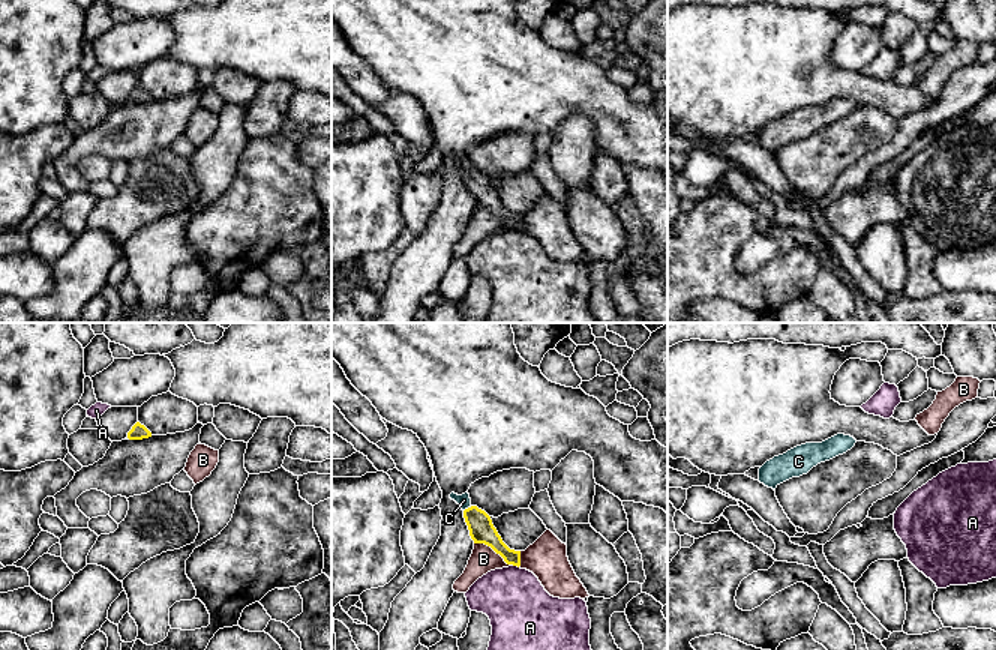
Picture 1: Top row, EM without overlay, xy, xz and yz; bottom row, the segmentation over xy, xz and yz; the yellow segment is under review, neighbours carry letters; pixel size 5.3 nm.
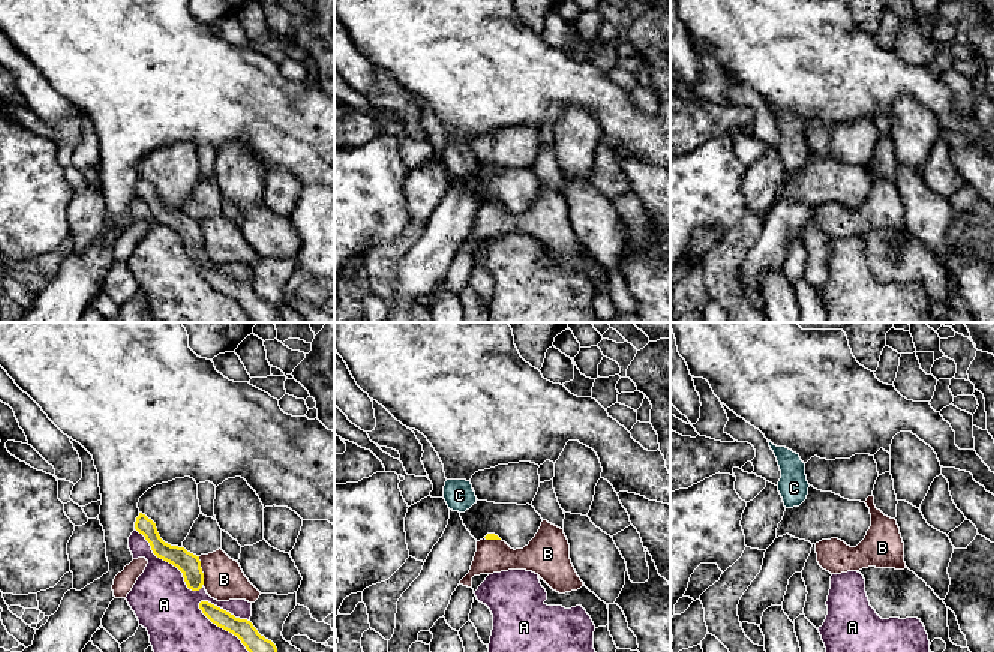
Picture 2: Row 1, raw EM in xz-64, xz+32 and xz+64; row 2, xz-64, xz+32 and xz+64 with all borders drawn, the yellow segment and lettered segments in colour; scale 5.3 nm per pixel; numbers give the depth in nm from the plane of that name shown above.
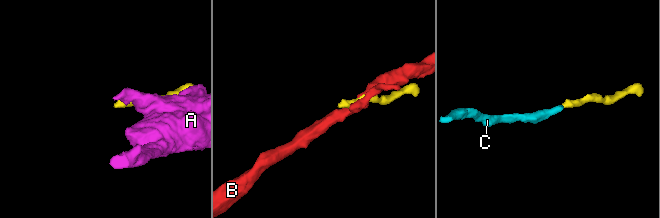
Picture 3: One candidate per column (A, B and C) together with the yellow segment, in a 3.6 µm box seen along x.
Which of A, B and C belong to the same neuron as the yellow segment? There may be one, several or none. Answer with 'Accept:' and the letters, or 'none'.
Accept: C

